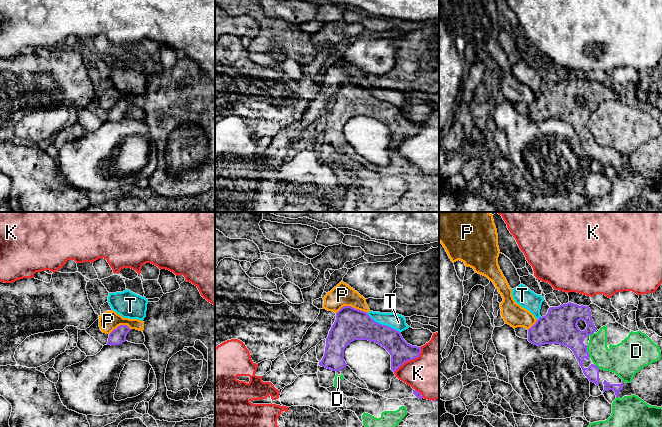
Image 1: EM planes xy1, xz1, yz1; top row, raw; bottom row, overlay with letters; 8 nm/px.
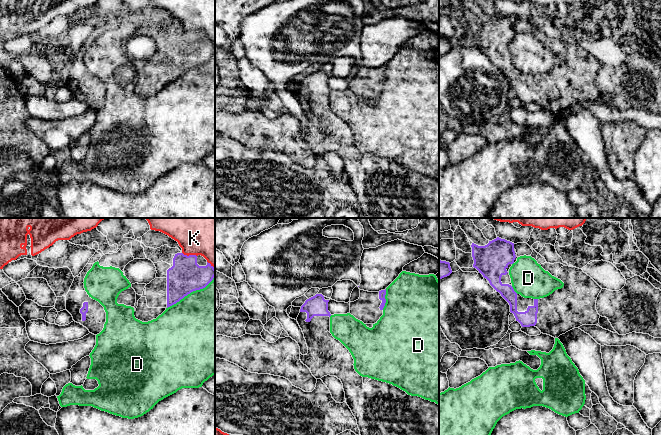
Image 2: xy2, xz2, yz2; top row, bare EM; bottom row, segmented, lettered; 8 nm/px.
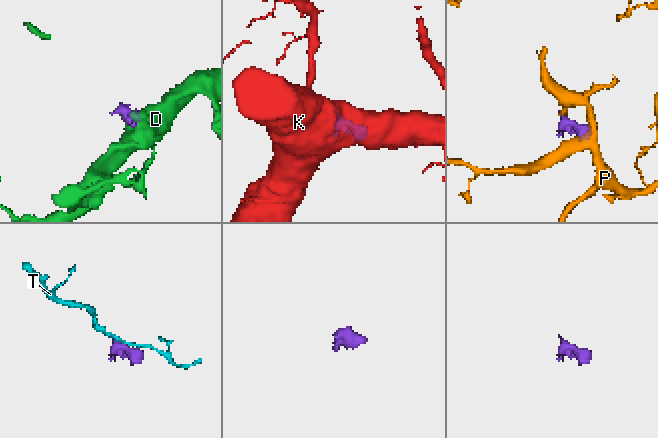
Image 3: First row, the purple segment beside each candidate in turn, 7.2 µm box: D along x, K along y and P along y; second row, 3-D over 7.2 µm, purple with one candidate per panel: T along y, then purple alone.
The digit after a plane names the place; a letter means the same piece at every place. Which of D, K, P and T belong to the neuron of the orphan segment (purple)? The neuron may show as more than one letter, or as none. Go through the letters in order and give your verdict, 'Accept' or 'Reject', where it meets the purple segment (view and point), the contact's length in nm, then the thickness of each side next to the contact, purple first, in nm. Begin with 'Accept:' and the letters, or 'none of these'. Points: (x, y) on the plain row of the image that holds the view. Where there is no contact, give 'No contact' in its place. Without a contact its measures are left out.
Accept: none of these
D: Reject. Touches purple at xy2 (191, 67). Shared border 460 nm. Thickness 280 nm (purple) against 480 nm
K: Reject. Touches purple at xz1 (410, 135). Shared border 300 nm. Thickness 170 nm (purple) against 400 nm
P: Reject. Touches purple at xz1 (351, 83). Shared border 260 nm. Thickness 260 nm (purple) against 180 nm
T: Reject. Touches purple at xz1 (384, 101). Shared border 320 nm. Thickness 260 nm (purple) against 130 nm

